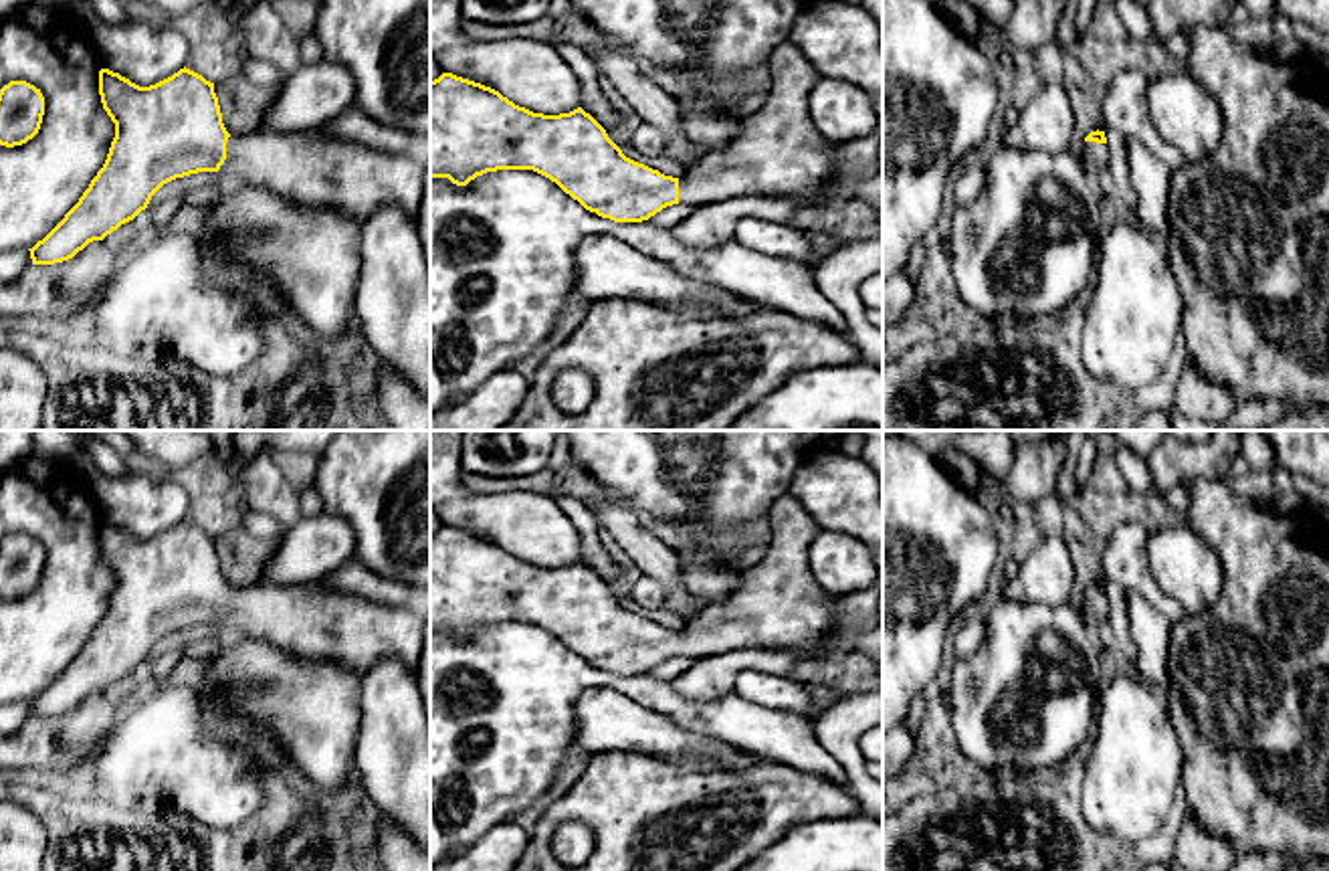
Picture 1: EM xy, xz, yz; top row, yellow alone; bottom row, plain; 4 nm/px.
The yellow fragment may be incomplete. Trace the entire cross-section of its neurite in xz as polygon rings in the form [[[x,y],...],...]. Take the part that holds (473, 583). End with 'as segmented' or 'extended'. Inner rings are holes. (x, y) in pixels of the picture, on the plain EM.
[[[792,493],[770,507],[768,519],[774,538],[763,560],[743,570],[725,598],[703,606],[681,631],[626,610],[582,560],[559,568],[533,566],[491,540],[442,525],[430,534],[430,631],[467,639],[487,624],[533,622],[586,663],[614,675],[642,675],[673,657],[699,661],[739,649],[818,647],[838,612],[838,596],[822,590],[810,568],[810,544],[822,527]]]; extended

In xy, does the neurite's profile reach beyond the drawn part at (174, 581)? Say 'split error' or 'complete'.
split error

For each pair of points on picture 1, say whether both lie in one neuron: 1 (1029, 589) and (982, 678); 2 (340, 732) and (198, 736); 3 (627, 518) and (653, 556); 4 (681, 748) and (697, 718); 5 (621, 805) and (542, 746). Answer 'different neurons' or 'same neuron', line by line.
1: different neurons
2: different neurons
3: same neuron
4: different neurons
5: different neurons

